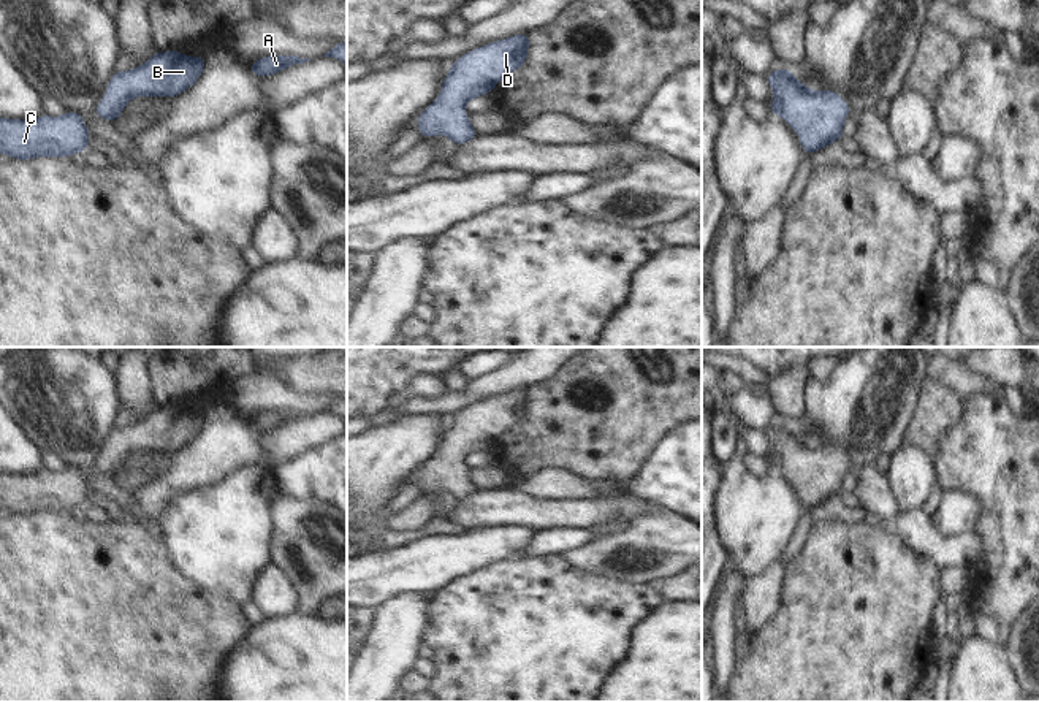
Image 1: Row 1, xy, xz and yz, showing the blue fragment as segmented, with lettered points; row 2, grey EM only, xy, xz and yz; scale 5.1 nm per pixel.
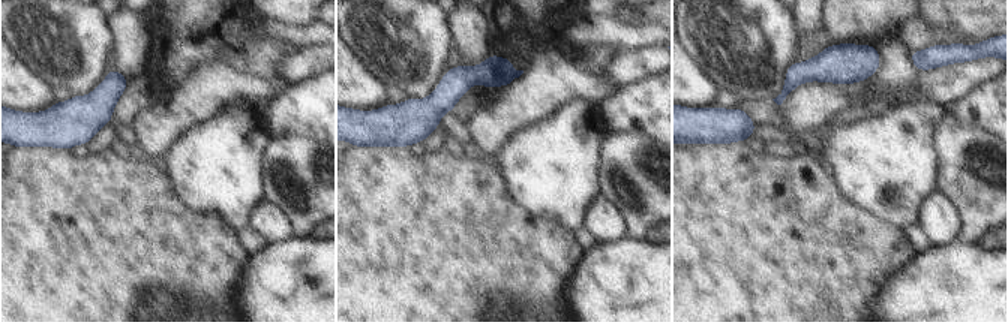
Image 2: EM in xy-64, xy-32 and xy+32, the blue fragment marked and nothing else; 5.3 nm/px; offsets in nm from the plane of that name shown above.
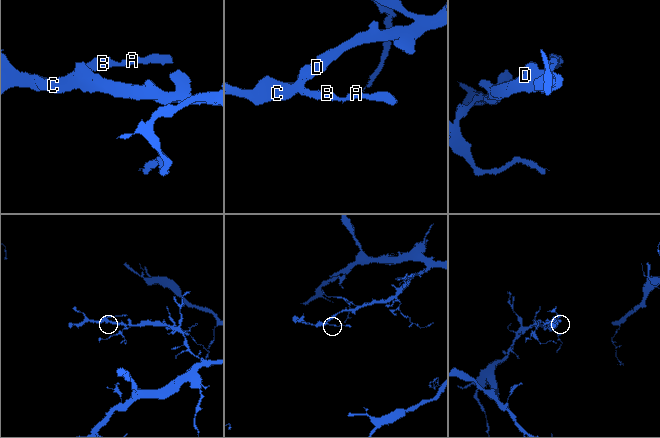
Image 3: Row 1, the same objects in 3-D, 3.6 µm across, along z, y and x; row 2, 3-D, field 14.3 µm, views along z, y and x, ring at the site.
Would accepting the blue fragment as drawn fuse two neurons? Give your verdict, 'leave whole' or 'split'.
leave whole

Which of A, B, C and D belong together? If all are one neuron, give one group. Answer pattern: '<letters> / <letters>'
A B C D

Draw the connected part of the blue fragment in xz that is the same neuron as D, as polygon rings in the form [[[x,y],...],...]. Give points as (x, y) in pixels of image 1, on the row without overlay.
[[[529,388],[477,403],[451,417],[440,450],[415,474],[421,493],[448,491],[456,501],[475,494],[478,488],[464,461],[478,450],[489,448],[496,439],[527,415]]]

